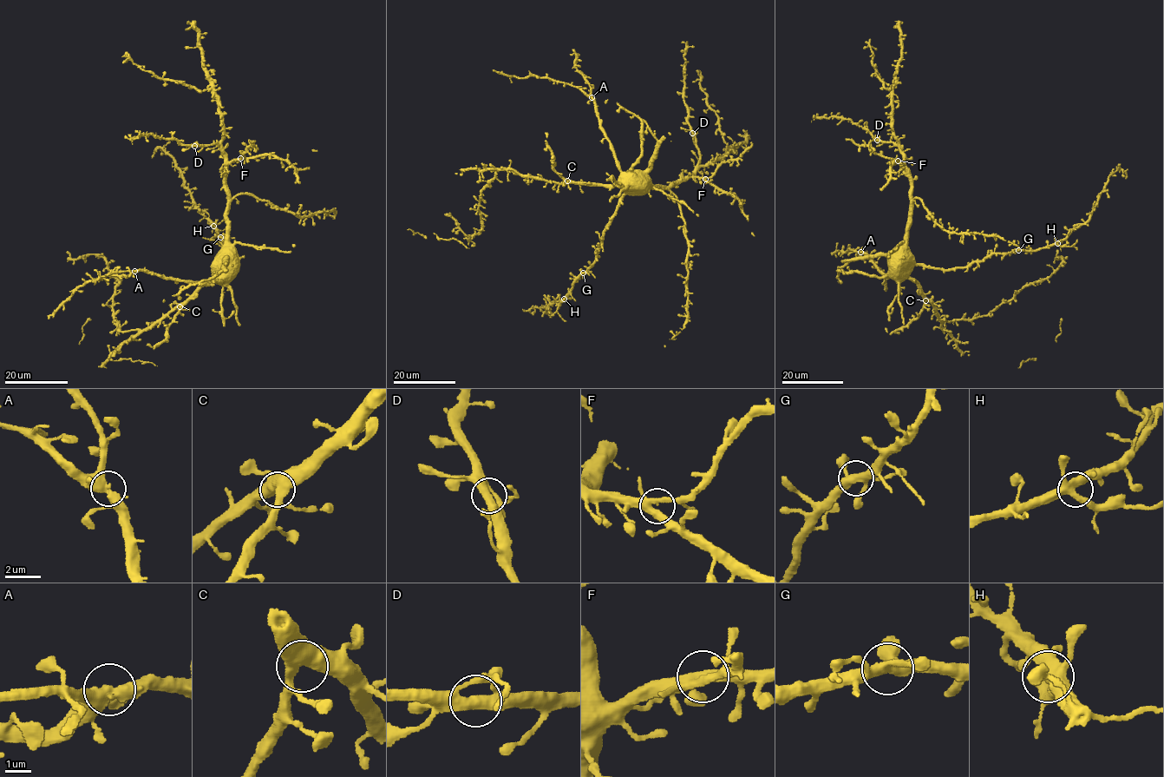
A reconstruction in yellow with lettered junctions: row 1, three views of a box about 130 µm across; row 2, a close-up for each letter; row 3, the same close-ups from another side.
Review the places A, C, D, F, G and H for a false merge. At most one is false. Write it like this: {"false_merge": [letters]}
{"false_merge": []}

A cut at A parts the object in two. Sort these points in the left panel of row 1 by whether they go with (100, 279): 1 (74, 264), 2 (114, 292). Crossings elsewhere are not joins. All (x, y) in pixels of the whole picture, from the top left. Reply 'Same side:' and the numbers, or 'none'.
Same side: none

